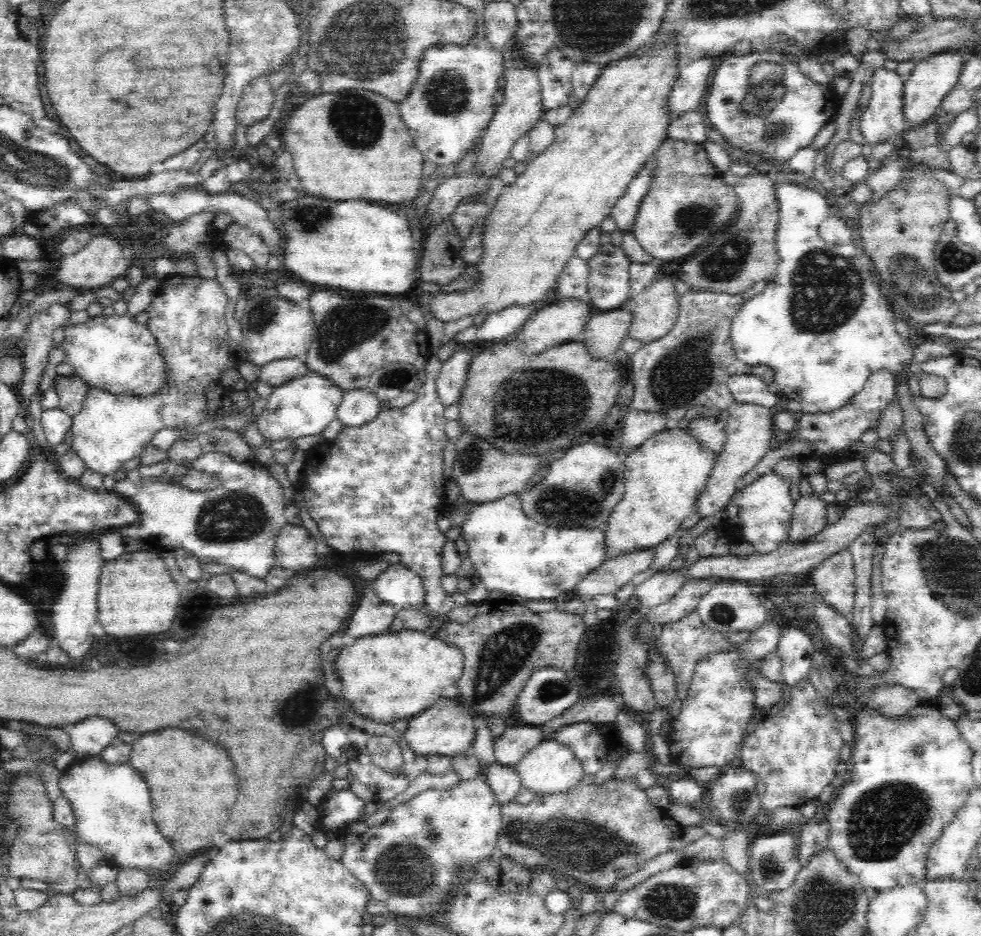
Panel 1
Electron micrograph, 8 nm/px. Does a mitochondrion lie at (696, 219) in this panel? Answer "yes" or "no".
yes

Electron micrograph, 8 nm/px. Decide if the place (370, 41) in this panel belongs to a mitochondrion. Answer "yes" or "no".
yes

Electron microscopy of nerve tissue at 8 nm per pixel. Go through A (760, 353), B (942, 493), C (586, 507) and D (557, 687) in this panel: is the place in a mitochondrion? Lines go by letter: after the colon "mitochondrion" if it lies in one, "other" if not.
A: other
B: other
C: mitochondrion
D: mitochondrion

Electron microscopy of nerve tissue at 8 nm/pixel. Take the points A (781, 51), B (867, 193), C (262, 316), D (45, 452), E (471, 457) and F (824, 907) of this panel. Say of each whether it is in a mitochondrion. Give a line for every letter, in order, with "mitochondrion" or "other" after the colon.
A: other
B: other
C: mitochondrion
D: other
E: mitochondrion
F: mitochondrion

